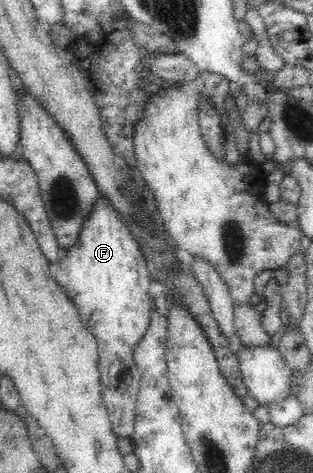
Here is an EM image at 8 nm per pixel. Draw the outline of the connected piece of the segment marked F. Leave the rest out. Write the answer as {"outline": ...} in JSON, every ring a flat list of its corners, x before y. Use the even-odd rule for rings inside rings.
{"outline":[[99,197,98,203,91,211,80,233,80,241,72,246,65,256,56,265,54,278,62,292,68,295,79,311,80,317,87,326,88,331,94,335,98,342,100,382,103,389,103,398,108,408,111,427,120,437,129,437,134,433,136,412,135,405,139,394,141,374,135,364,135,347,141,343,147,334,151,320,151,311,154,309,153,297,148,292,151,275,140,251,137,240,132,236,129,228,118,216,112,204]]}

